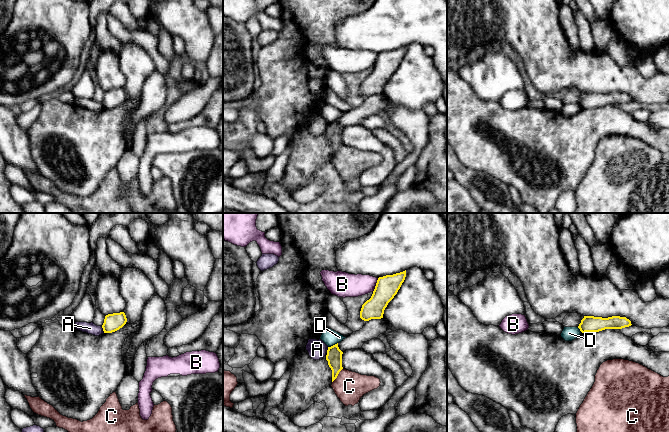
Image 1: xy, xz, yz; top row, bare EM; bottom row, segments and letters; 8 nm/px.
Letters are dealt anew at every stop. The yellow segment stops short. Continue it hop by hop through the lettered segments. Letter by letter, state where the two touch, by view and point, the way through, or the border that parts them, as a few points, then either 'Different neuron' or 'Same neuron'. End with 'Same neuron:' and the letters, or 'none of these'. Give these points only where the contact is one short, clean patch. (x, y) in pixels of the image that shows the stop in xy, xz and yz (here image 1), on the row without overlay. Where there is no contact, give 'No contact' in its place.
A: Touches yellow at xy (103, 106). Boundary: xy (101, 103), (104, 108). Different neuron
B: Touches yellow at xz (376, 61). Boundary: xz (378, 54), (372, 67). Different neuron
C: Touches yellow at xz (337, 151). Boundary: xz (342, 144), (332, 158). Different neuron
D: Touches yellow at xz (333, 121). Boundary: xz (337, 118), (328, 123). Different neuron
Same neuron: none of these

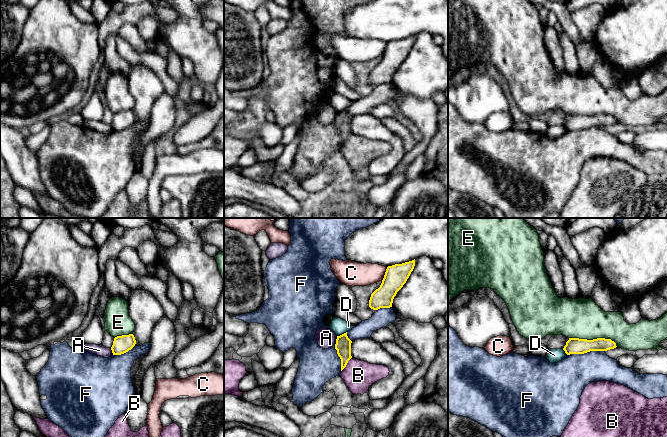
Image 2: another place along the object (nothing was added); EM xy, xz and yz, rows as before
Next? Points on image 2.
A: Touches yellow at xy (112, 128). Boundary: xy (110, 125), (113, 130). Different neuron
B: Touches yellow at xz (346, 140). Boundary: xz (351, 133), (341, 147). Different neuron
C: Touches yellow at xz (385, 50). Boundary: xz (387, 43), (381, 56). Different neuron
D: Touches yellow at xz (342, 110). Boundary: xz (346, 107), (337, 112). Different neuron
E: Touches yellow at yz (594, 115). Different neuron
F: Touches yellow at yz (585, 128). Different neuron
Same neuron: none of these

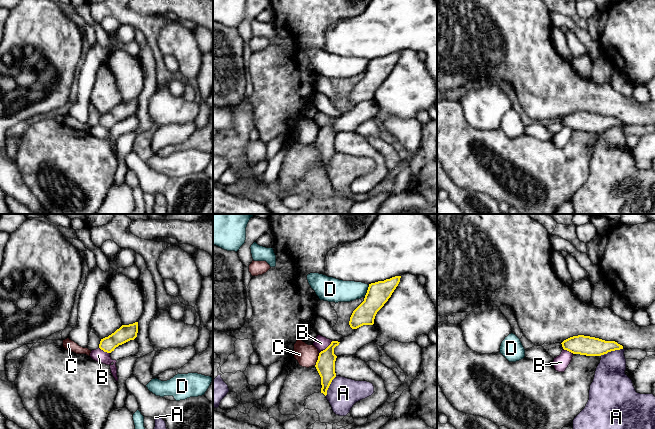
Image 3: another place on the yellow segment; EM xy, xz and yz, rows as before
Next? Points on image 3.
A: Touches yellow at yz (611, 126). Boundary: yz (623, 124), (611, 126), (600, 131). Different neuron
B: Touches yellow at xz (327, 123). Boundary: xz (332, 117), (320, 128). Different neuron
C: Touches yellow at xz (318, 135). Boundary: xz (320, 128), (314, 141). Different neuron
D: Touches yellow at xz (367, 67). Boundary: xz (369, 61), (364, 72). Different neuron
Same neuron: none of these

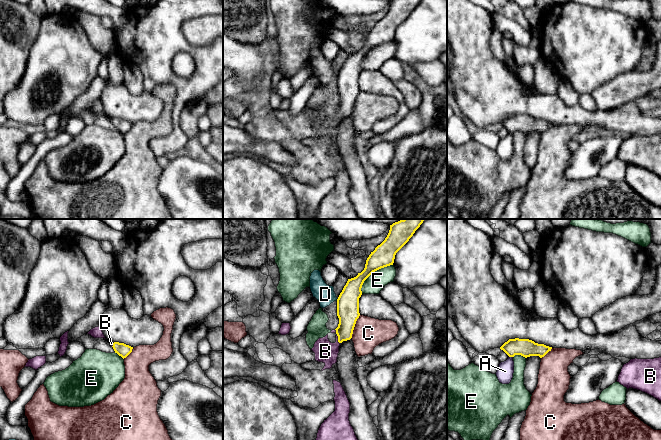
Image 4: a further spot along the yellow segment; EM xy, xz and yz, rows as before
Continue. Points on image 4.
A: Touches yellow at yz (511, 132). Boundary: yz (509, 132), (512, 133). Different neuron
B: Touches yellow at xz (338, 115). Path across: xz (347, 86), (345, 106), (338, 115), (328, 127), (325, 127). Same neuron
C: Touches yellow at xz (354, 102). Boundary: xz (360, 91), (350, 114). Different neuron
D: Touches yellow at xz (337, 75). Boundary: xz (338, 74), (336, 76). Different neuron
E: Touches yellow at xz (372, 48). Different neuron
Same neuron: B

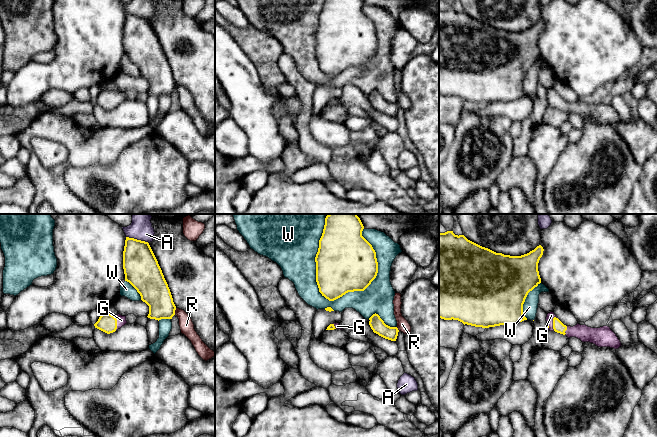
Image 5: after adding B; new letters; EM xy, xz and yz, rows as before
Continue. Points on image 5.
A: Touches yellow at xy (136, 15). Different neuron
G: Touches yellow at yz (553, 99). Path across: yz (558, 102), (553, 99), (551, 91). Same neuron
R: Touches yellow at xy (174, 87). Different neuron
W: Touches yellow at xz (316, 56). Different neuron
Same neuron: G

